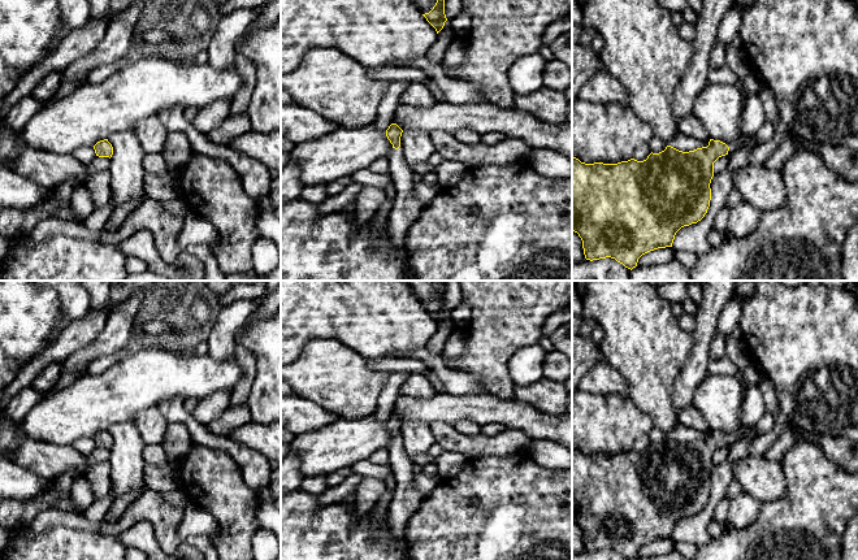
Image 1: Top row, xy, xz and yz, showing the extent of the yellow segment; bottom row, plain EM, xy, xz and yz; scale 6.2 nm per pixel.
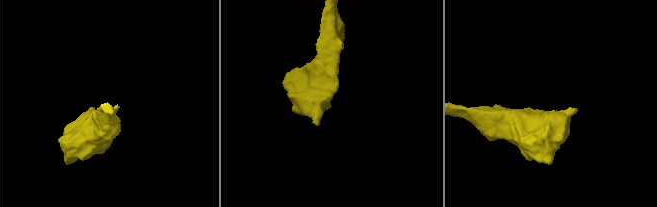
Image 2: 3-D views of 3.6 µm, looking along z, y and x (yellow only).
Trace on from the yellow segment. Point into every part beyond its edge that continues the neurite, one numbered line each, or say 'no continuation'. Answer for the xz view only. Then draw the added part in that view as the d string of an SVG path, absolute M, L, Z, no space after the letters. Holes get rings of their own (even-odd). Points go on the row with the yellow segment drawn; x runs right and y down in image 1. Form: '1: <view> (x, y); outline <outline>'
1: xz (406, 209); outline M393 148L387 156L390 161L390 177L395 187L395 197L389 214L387 226L391 244L402 247L410 227L417 221L424 207L413 195L413 172L404 161L402 151Z

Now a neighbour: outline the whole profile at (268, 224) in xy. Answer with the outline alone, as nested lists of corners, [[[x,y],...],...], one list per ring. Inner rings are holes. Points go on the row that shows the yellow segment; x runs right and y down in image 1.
[[[261,210],[256,226],[260,236],[274,242],[281,255],[281,220],[272,210]]]

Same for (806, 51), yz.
[[[754,0],[748,10],[741,12],[738,34],[748,55],[749,69],[760,75],[774,92],[779,118],[786,125],[789,135],[858,151],[858,0]]]

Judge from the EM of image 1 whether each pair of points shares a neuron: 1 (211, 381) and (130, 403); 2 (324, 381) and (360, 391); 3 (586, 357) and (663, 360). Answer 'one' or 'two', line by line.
1: one
2: one
3: two

